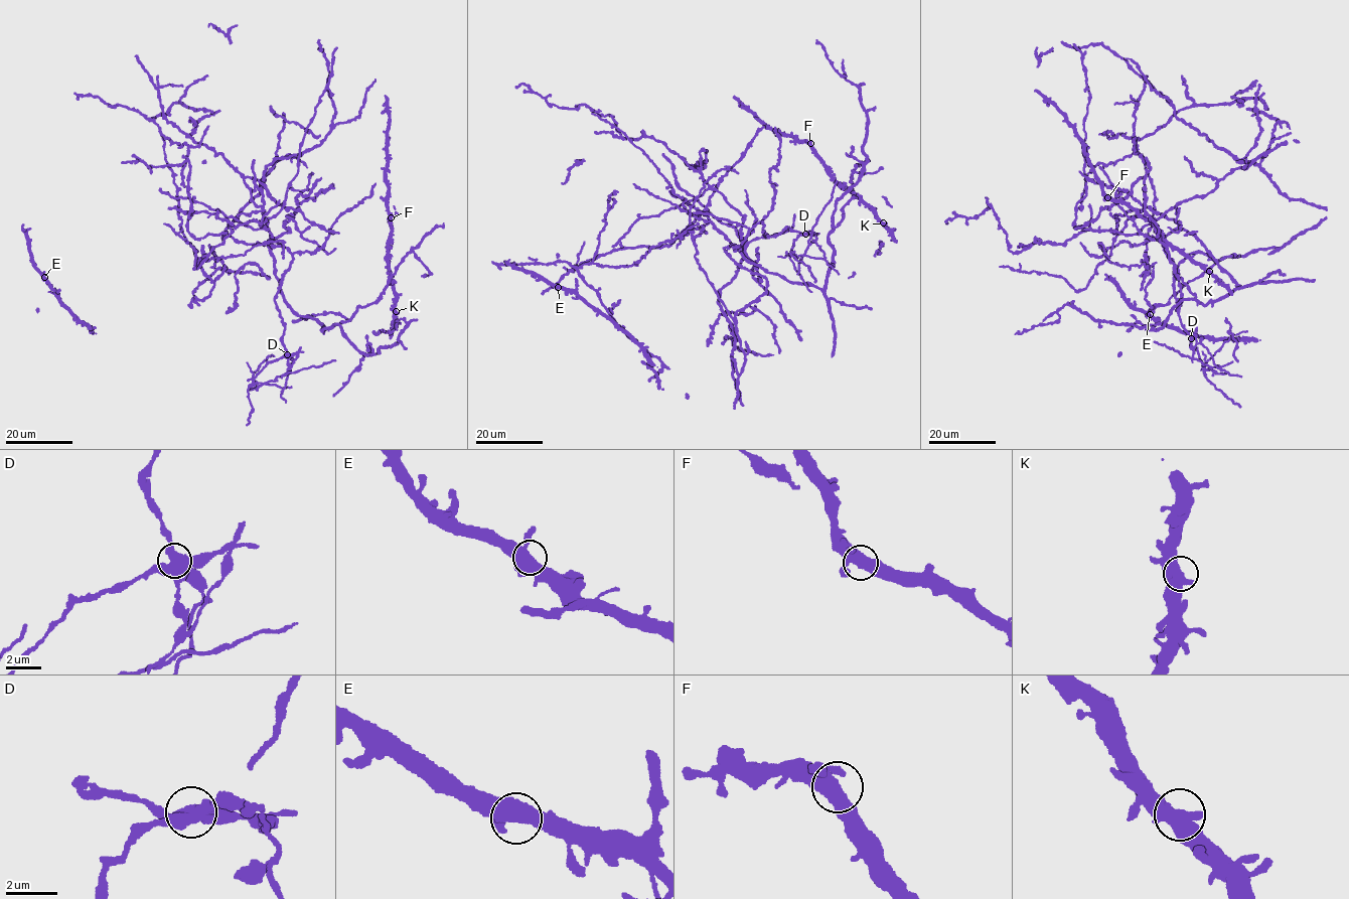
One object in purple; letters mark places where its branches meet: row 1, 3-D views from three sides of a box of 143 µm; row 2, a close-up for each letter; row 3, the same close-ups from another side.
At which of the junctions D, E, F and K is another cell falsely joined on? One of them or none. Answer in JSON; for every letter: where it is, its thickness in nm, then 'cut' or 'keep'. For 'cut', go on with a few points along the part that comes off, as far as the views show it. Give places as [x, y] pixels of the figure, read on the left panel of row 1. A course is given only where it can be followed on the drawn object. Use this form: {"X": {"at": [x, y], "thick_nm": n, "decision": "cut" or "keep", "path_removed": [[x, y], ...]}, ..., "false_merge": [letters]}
{"D": {"at": [287, 354], "thick_nm": 480, "decision": "cut", "path_removed": [[287, 354], [270, 361], [253, 381], [253, 376], [259, 365], [274, 356]]}, "E": {"at": [44, 277], "thick_nm": 500, "decision": "keep"}, "F": {"at": [391, 217], "thick_nm": 460, "decision": "keep"}, "K": {"at": [396, 311], "thick_nm": 440, "decision": "keep"}, "false_merge": ["D"]}

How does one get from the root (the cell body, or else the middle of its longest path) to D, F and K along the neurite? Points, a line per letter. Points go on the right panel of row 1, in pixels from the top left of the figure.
D: (1138, 213), (1148, 207), (1177, 223), (1164, 237), (1162, 246), (1176, 270), (1182, 297), (1178, 315), (1190, 338)
F: (1138, 213), (1148, 207), (1171, 218), (1237, 285), (1248, 286), (1197, 302), (1176, 275), (1161, 234), (1107, 197)
K: (1138, 213), (1148, 207), (1171, 218), (1237, 285), (1248, 286), (1200, 303), (1176, 275), (1166, 247), (1209, 271)

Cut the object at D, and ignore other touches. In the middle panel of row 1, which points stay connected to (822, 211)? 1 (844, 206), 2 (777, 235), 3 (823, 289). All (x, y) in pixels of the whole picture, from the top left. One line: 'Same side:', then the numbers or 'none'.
Same side: none

